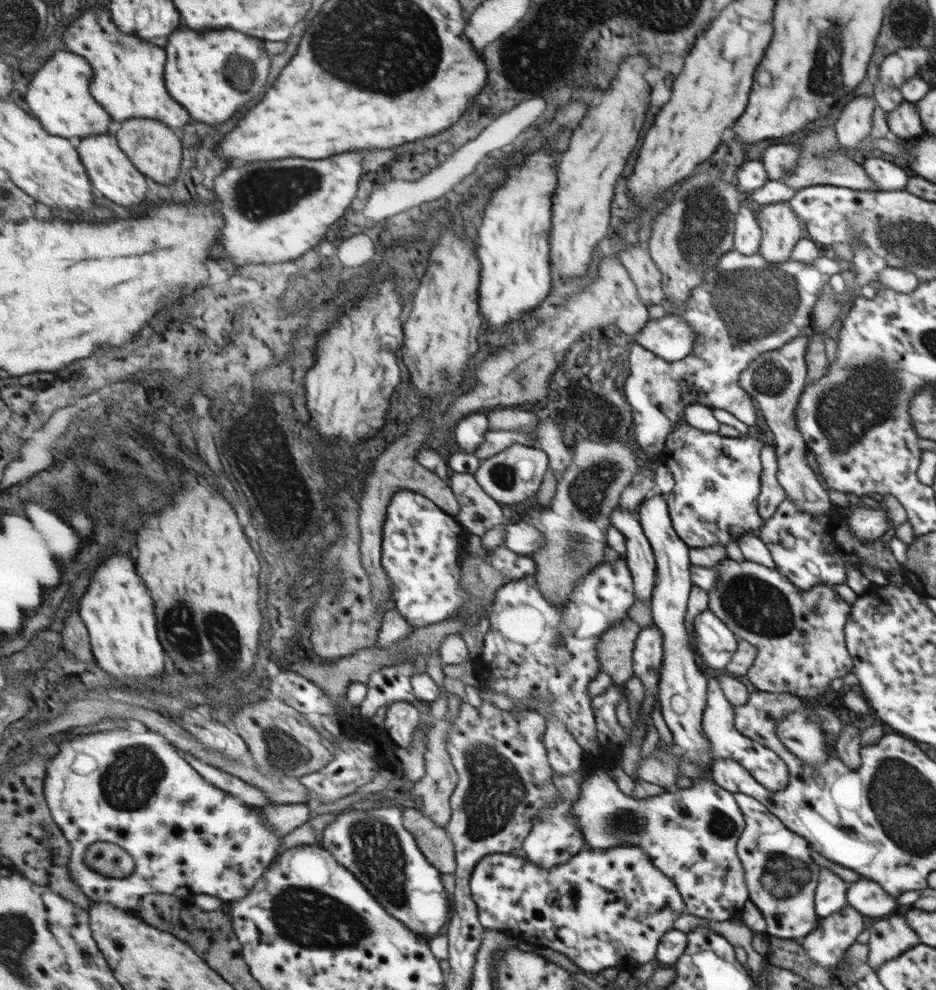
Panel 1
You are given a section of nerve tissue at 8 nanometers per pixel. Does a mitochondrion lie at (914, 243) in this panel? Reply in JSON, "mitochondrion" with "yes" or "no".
{"mitochondrion":"yes"}

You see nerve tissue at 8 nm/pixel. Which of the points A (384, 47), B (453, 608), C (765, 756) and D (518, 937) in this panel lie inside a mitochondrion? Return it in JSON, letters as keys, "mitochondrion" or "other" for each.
{"A":"mitochondrion","B":"mitochondrion","C":"other","D":"other"}

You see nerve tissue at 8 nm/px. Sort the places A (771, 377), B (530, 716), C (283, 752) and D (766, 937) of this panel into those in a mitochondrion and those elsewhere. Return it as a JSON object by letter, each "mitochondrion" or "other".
{"A":"mitochondrion","B":"other","C":"mitochondrion","D":"other"}

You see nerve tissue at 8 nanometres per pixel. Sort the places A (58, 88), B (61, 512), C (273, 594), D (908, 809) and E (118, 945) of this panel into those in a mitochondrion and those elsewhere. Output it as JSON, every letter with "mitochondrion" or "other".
{"A":"other","B":"other","C":"other","D":"mitochondrion","E":"other"}

